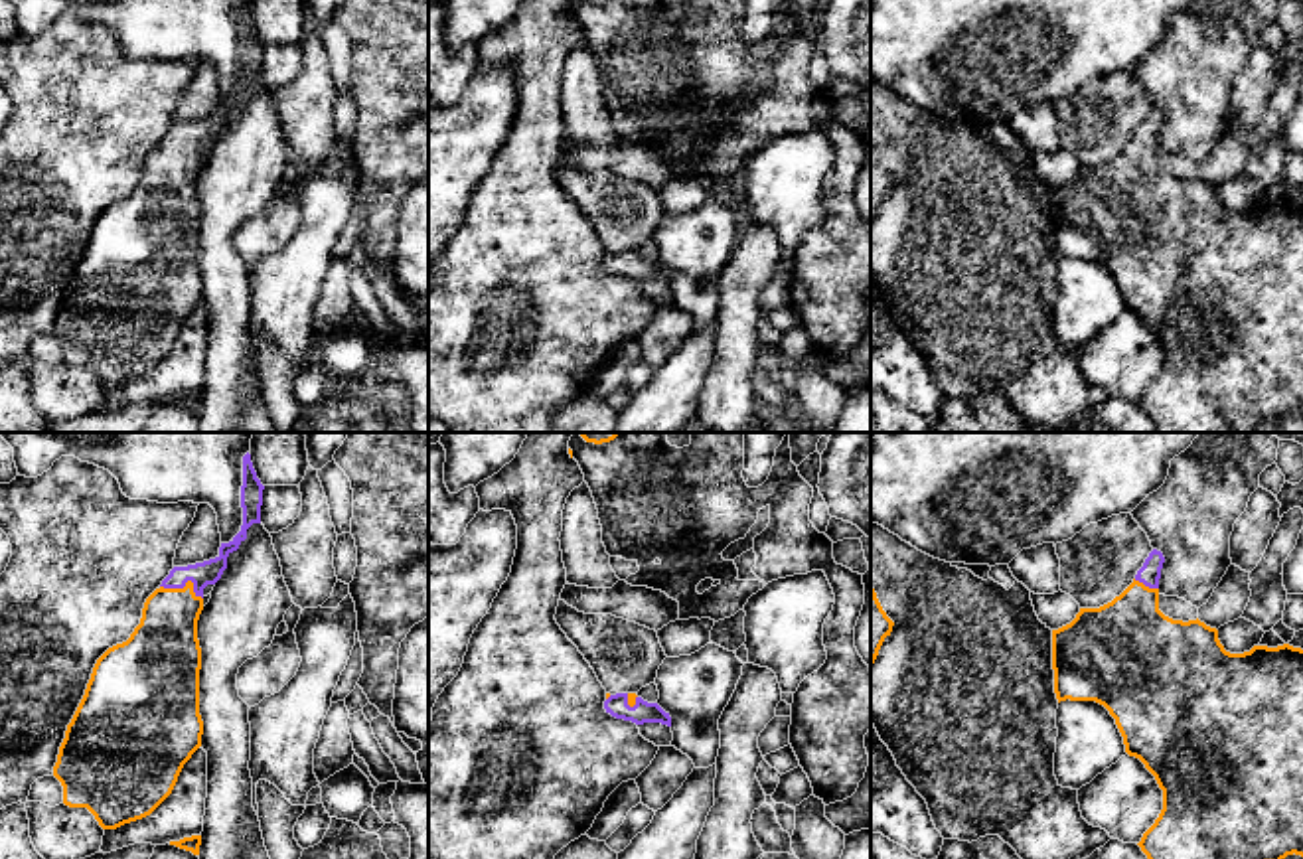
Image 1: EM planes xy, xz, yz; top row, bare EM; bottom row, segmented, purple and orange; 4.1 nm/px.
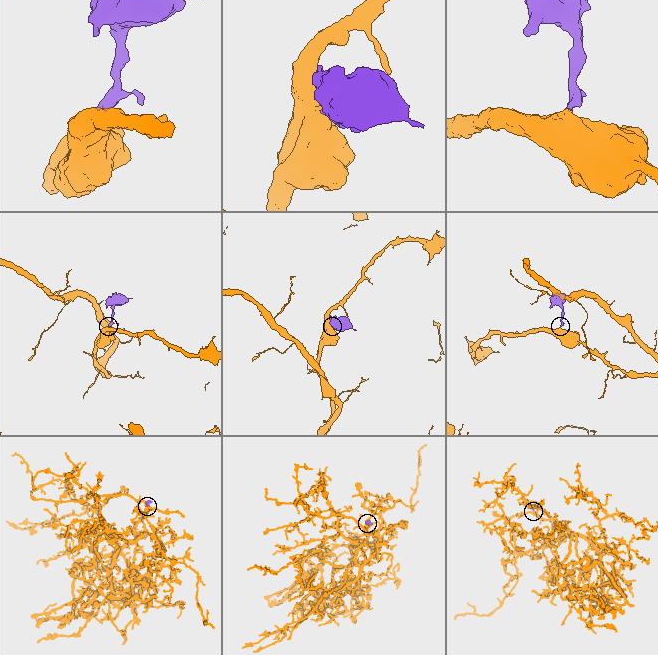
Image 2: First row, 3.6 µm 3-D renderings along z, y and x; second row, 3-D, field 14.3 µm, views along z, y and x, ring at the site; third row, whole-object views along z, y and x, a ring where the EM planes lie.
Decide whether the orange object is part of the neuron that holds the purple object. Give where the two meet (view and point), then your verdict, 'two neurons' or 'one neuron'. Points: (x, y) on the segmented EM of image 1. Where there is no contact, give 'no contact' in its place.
xy (184, 585) | one neuron

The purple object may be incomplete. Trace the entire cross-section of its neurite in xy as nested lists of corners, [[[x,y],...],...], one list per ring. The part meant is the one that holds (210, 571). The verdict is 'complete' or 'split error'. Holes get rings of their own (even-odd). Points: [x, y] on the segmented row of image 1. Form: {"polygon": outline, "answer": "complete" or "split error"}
{"polygon": [[[247,452],[241,531],[229,543],[221,543],[215,559],[174,567],[146,598],[140,624],[130,638],[109,648],[93,667],[59,746],[53,776],[63,786],[63,804],[87,808],[103,829],[150,816],[172,794],[184,764],[201,746],[197,620],[203,610],[203,588],[221,579],[227,557],[247,539],[247,529],[261,523],[263,490]]], "answer": "split error"}

